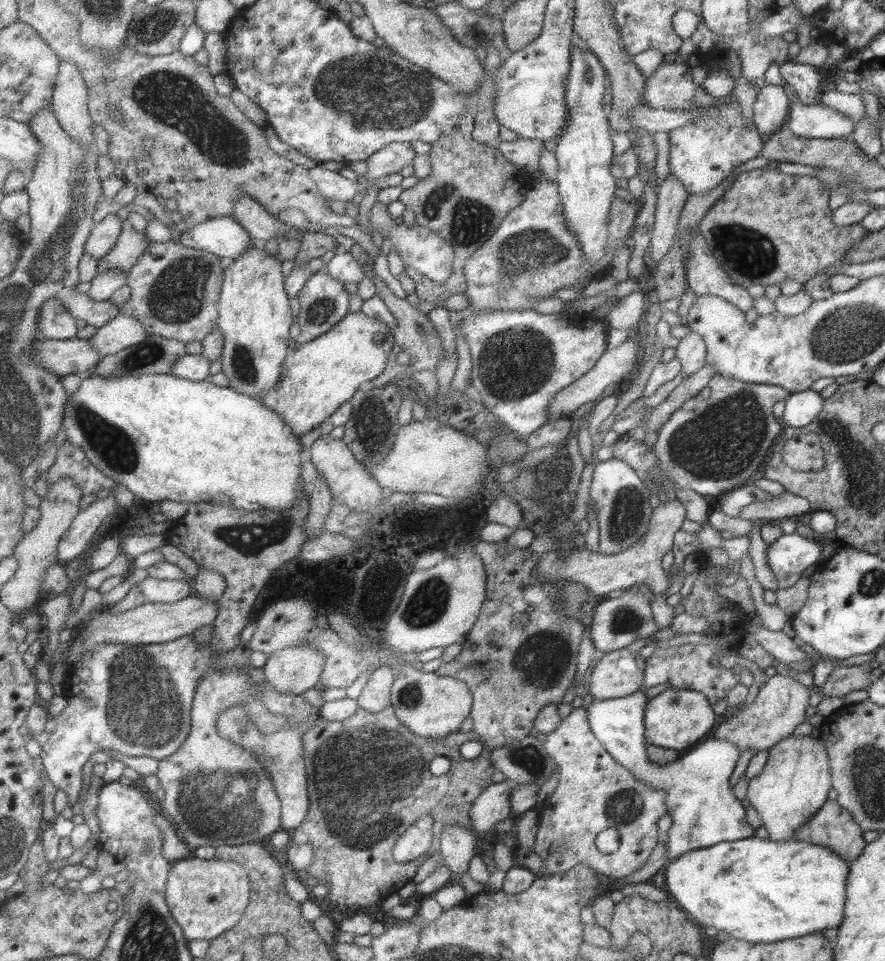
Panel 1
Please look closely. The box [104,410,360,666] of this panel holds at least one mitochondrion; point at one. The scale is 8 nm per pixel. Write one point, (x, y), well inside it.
(249, 539)

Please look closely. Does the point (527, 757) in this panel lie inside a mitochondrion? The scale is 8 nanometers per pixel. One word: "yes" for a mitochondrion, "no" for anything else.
yes

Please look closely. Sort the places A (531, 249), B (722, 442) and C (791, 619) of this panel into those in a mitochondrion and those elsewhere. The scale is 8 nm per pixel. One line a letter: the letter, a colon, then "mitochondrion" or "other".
A: mitochondrion
B: mitochondrion
C: other

